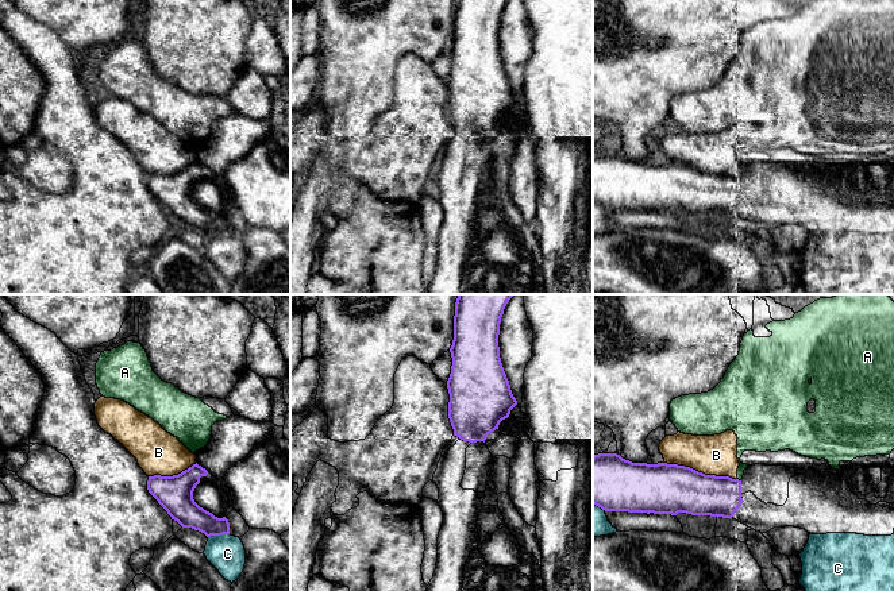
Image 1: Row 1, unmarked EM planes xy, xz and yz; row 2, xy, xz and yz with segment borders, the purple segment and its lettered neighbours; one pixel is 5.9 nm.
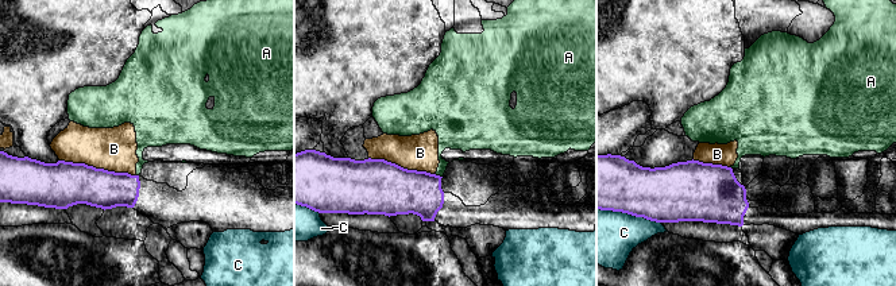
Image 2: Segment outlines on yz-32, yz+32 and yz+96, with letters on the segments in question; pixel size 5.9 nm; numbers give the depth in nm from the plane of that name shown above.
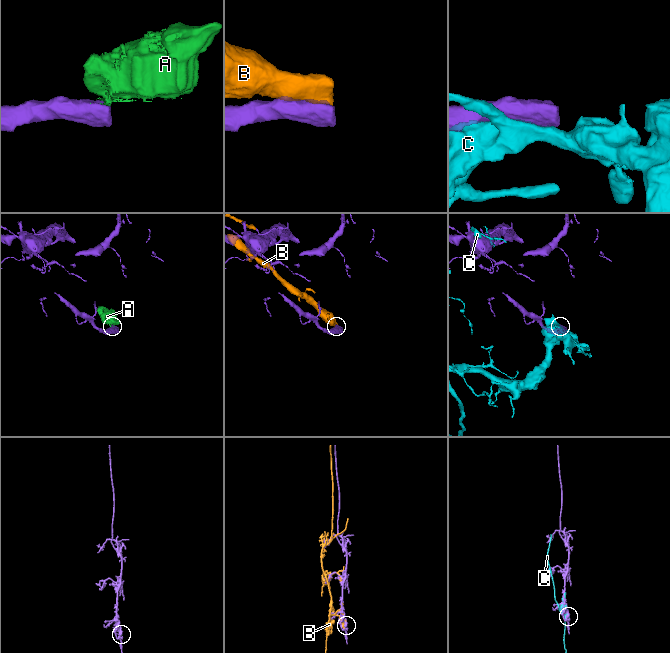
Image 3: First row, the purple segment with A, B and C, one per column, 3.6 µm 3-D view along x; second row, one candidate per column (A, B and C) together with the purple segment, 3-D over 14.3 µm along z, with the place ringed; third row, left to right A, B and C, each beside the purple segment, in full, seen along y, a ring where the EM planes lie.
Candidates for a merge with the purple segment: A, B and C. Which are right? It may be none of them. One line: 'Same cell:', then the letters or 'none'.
Same cell: none

